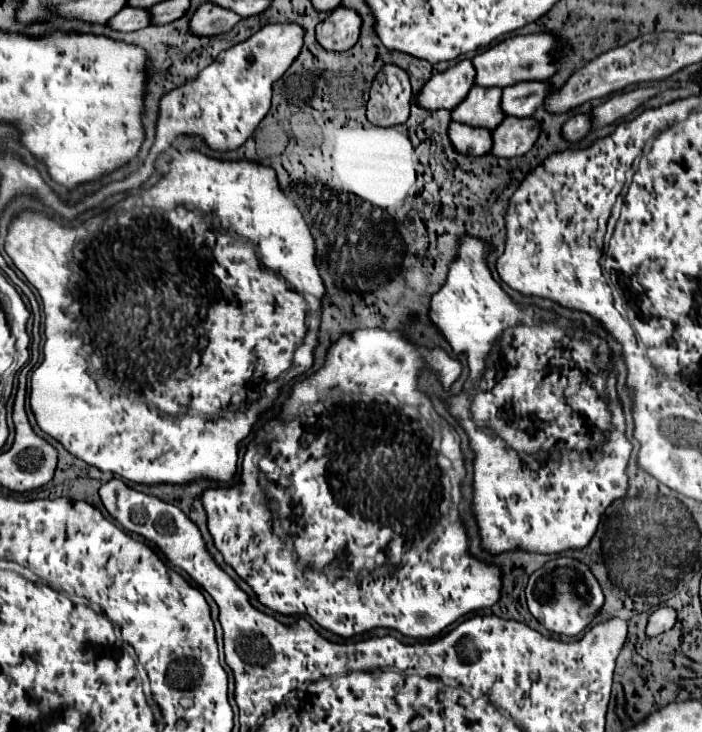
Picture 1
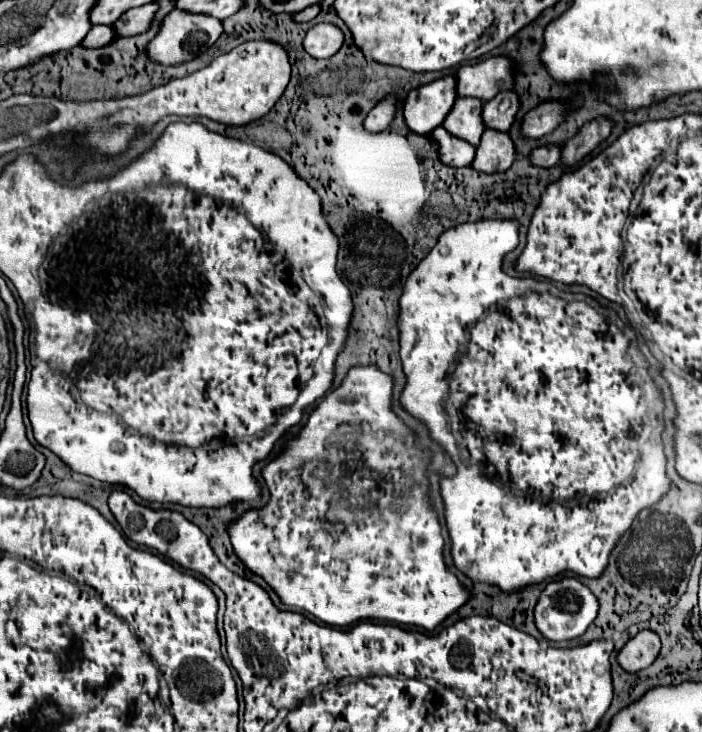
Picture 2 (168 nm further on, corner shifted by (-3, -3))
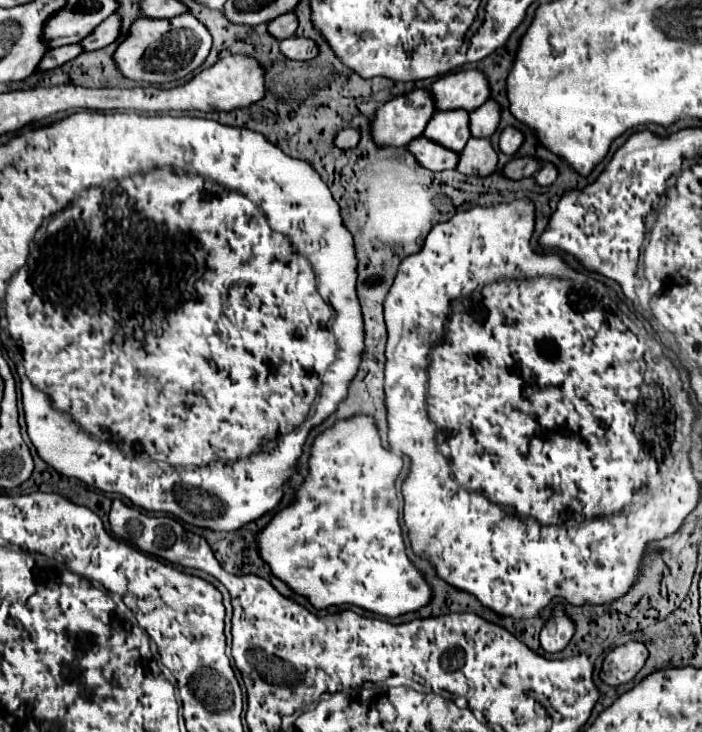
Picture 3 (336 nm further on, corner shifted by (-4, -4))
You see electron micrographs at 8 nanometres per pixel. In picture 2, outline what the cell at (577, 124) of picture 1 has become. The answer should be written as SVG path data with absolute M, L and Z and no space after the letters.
M546 144L540 146L532 152L532 164L534 166L554 166L560 162L560 154L562 154L562 144Z

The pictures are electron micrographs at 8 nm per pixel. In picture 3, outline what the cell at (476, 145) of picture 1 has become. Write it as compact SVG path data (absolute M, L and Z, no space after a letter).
M417 137L407 145L407 149L413 153L415 161L429 169L429 171L445 171L445 169L455 169L459 163L459 155L441 147L435 141L429 141L425 137Z

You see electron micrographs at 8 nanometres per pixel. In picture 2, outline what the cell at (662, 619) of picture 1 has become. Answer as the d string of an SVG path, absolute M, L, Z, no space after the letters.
M640 630L618 654L618 662L626 672L648 668L660 652L660 636L654 630Z

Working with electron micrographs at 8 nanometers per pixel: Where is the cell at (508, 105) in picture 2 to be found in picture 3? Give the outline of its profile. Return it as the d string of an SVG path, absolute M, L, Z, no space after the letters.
M489 99L479 109L469 113L471 137L491 137L499 125L499 105Z

